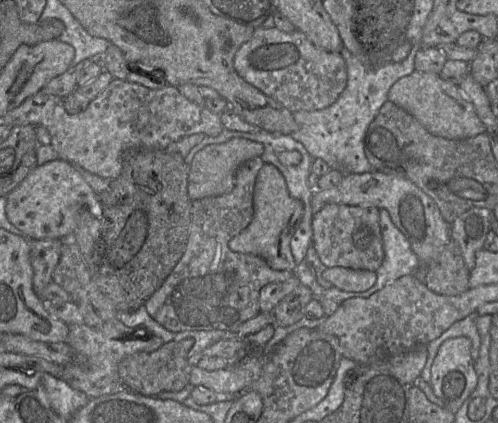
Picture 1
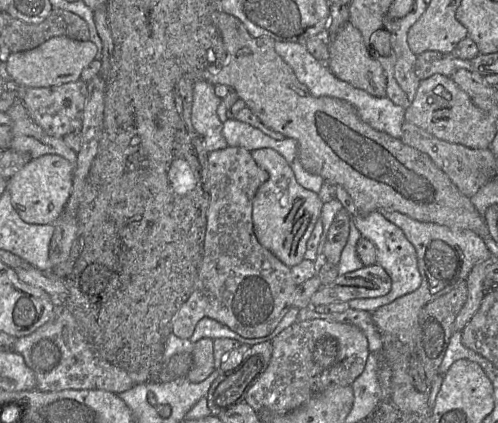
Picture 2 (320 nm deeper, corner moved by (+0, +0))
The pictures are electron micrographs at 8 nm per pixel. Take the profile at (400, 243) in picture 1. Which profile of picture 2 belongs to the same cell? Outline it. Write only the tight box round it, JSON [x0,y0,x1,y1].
[347,212,422,312]

